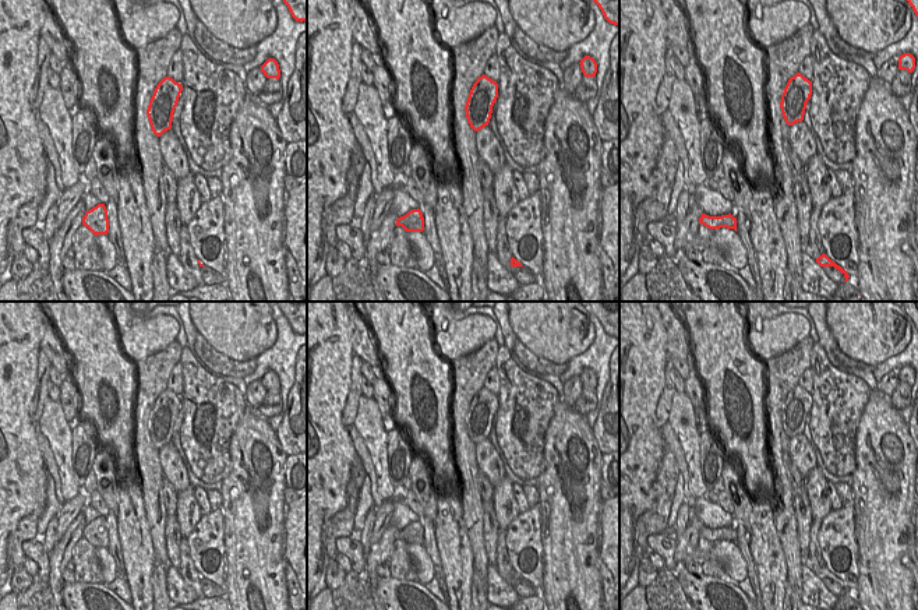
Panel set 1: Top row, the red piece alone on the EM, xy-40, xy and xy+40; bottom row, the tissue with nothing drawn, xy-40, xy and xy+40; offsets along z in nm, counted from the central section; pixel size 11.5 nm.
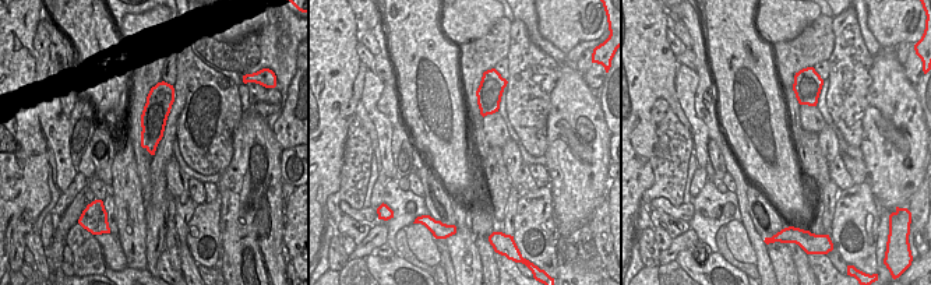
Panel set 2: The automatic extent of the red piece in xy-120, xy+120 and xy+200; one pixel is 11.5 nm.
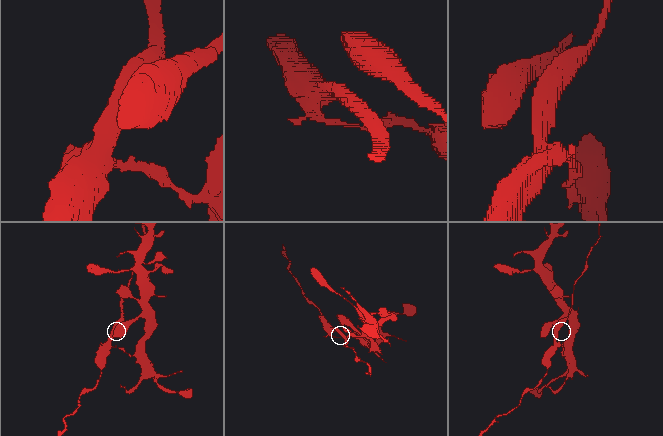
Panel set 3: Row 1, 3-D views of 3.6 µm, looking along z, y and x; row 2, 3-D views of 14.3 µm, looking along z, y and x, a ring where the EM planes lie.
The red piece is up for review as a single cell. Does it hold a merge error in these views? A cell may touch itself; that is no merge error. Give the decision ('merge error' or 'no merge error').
merge error

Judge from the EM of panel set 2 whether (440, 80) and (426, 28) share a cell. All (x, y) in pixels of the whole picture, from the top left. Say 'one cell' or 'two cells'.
one cell

